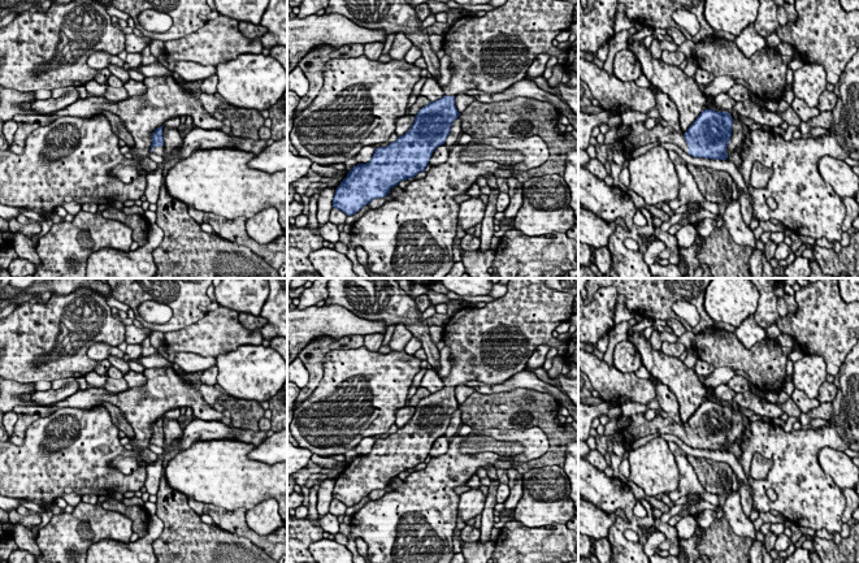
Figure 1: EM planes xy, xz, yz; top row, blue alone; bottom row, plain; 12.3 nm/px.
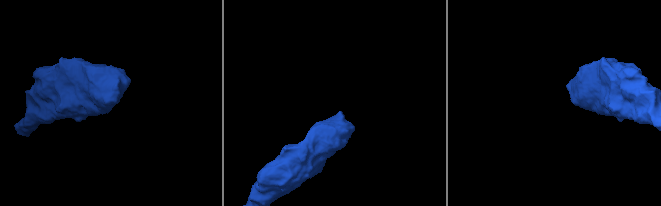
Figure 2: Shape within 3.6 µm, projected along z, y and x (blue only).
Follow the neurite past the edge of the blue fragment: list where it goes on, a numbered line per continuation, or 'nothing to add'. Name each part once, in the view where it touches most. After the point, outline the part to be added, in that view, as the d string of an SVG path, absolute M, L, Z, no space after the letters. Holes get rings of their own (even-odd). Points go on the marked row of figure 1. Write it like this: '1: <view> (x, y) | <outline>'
1: yz (640, 135) | M635 122L629 125L630 133L619 139L624 147L624 153L633 153L637 148L648 143L673 143L678 146L684 152L689 153L689 147L681 133L677 133L672 126L656 125L652 129L646 129L645 122Z

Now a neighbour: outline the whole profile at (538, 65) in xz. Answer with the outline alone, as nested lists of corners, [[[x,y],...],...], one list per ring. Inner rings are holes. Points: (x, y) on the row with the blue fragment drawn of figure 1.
[[[547,53],[537,55],[533,60],[530,68],[528,69],[528,73],[525,75],[525,79],[530,81],[535,77],[541,77],[543,72],[546,70],[546,64],[551,56]]]

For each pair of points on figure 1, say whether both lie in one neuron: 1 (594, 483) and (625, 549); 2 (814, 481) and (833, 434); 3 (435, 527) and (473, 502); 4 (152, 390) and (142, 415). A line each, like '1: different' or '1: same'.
1: same
2: same
3: different
4: same

